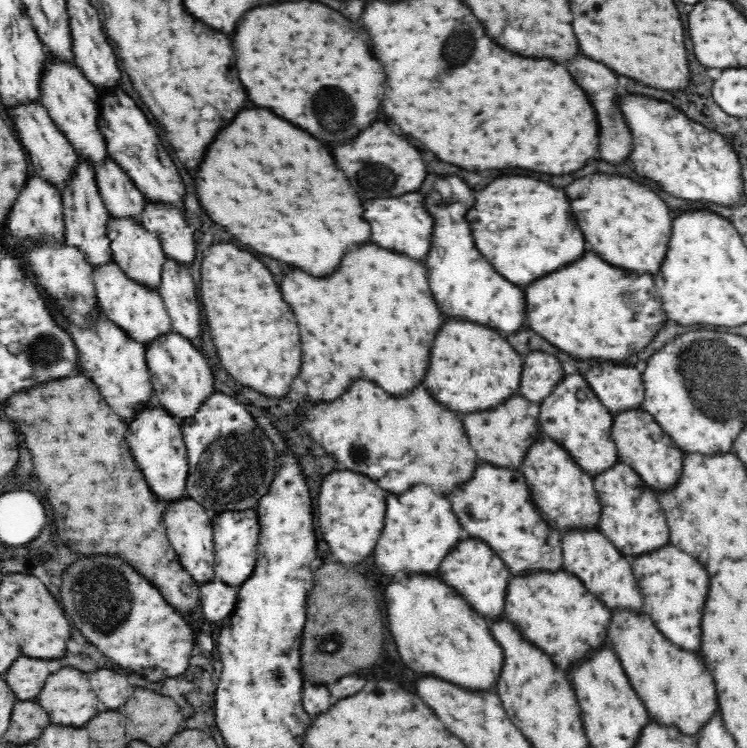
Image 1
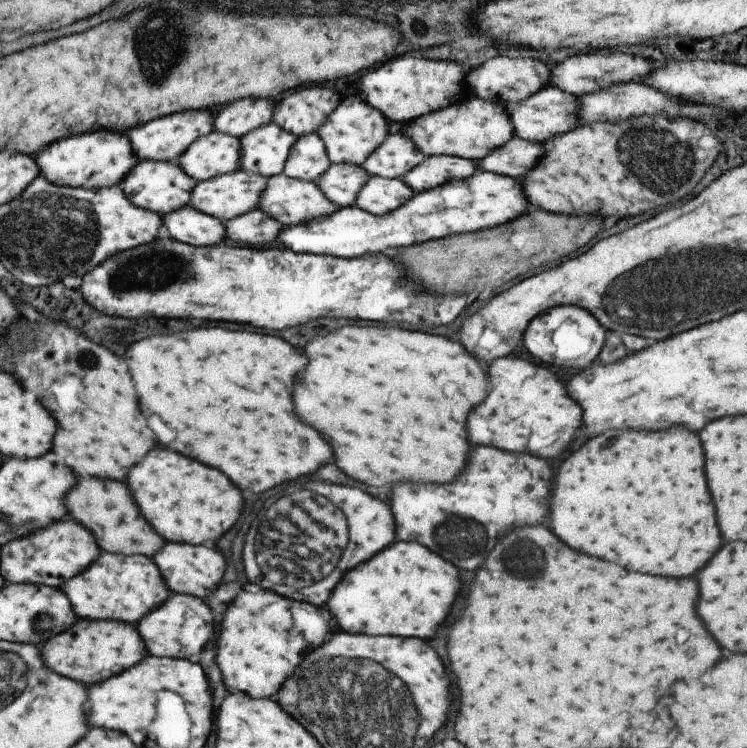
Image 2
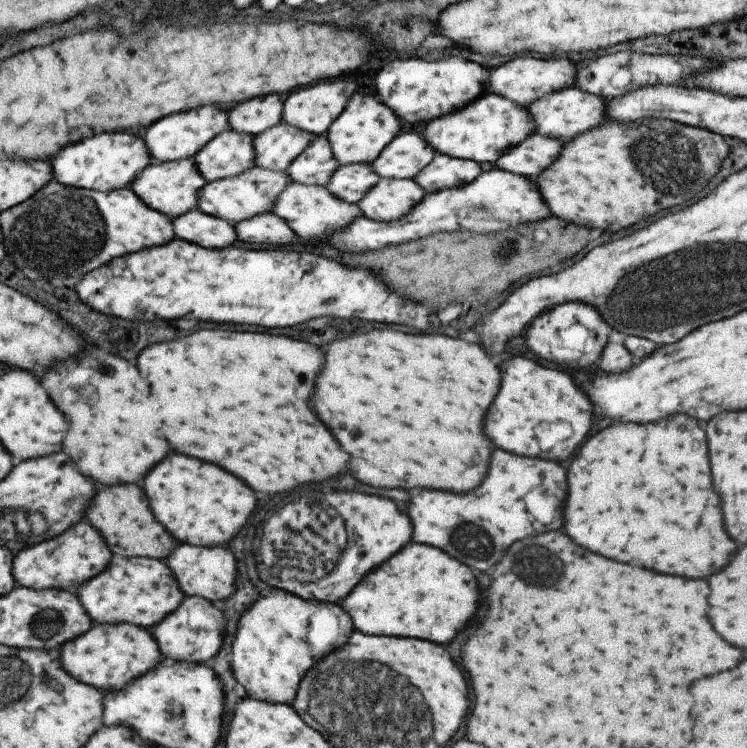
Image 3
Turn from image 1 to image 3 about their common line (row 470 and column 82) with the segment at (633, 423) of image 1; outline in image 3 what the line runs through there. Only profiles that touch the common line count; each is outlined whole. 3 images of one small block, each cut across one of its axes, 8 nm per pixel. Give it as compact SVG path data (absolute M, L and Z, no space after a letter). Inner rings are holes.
M93 623L85 634L67 641L59 650L59 662L67 674L102 692L113 691L113 694L164 661L149 630L129 623Z

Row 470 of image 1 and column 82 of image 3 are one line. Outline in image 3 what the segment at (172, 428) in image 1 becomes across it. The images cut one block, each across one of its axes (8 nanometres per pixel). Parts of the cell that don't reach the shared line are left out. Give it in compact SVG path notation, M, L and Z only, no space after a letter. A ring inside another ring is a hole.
M127 132L95 134L85 142L63 148L51 162L53 178L62 185L76 189L91 189L107 192L129 188L134 178L152 163L145 143L139 136Z

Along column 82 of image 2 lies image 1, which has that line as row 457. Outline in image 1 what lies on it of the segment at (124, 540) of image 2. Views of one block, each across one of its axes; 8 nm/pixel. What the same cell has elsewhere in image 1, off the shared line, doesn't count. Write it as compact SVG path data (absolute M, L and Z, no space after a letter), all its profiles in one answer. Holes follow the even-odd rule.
M520 395L489 411L462 416L462 422L478 458L490 464L498 464L498 467L520 469L526 453L541 437L539 404L534 404Z

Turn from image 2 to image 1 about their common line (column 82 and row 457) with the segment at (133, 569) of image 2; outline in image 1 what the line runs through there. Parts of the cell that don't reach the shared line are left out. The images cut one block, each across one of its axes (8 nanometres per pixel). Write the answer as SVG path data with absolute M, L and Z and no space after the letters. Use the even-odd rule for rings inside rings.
M582 374L568 376L555 387L554 392L539 405L541 435L566 449L574 462L592 478L601 475L619 460L616 443L611 435L614 416L600 403L600 399L586 384Z

